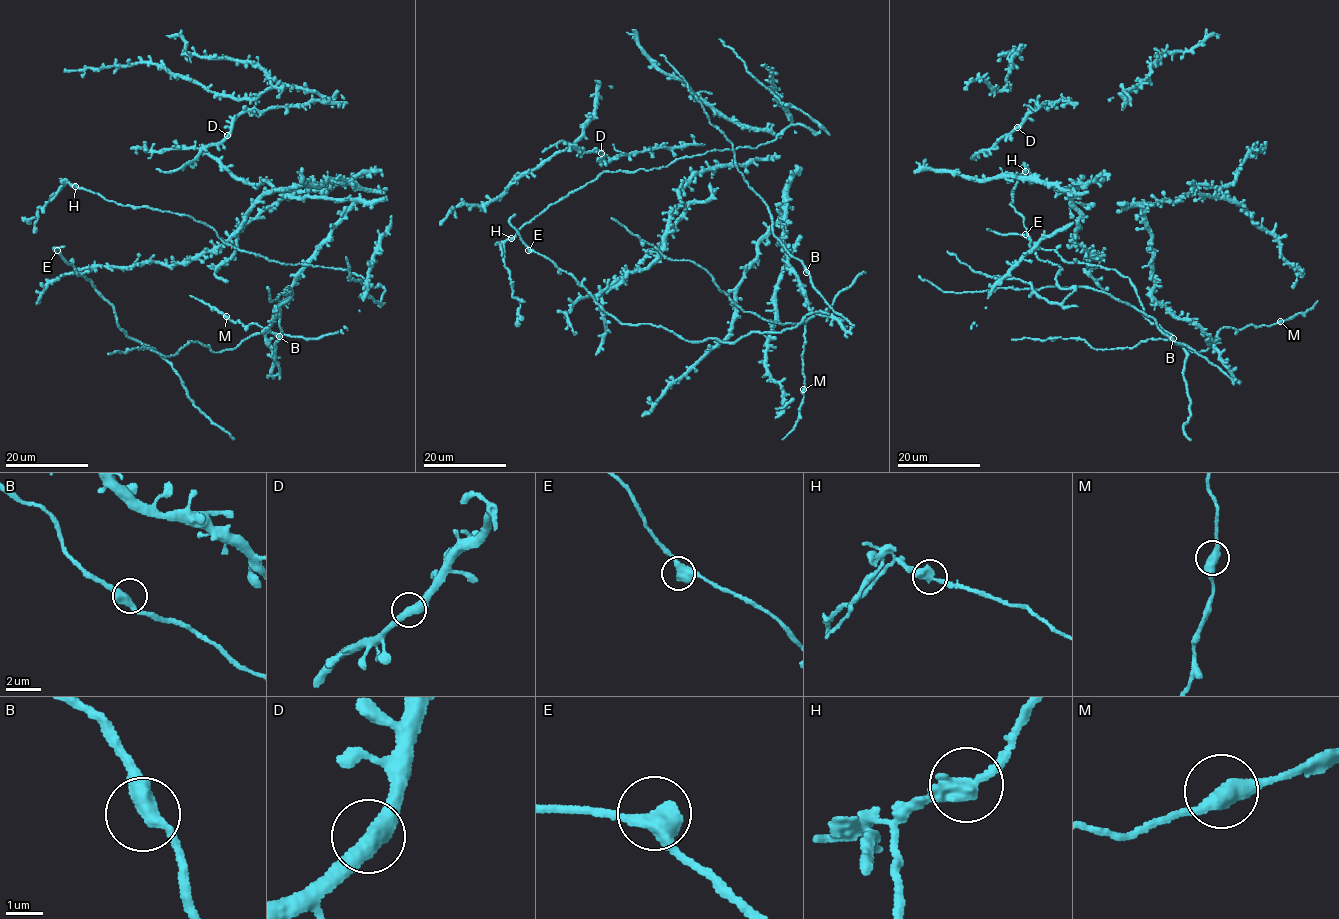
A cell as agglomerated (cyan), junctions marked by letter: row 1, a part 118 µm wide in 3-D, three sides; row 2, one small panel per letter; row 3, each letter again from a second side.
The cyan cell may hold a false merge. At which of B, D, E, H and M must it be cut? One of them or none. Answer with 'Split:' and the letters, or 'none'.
Split: H

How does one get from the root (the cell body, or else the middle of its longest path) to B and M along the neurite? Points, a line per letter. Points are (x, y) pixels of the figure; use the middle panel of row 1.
B: (848, 320), (833, 311), (806, 272)
M: (848, 320), (852, 325), (849, 331), (819, 313), (822, 312), (805, 324), (803, 389)

